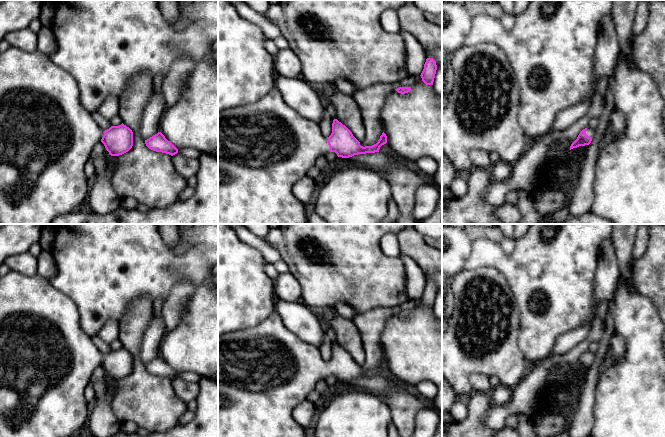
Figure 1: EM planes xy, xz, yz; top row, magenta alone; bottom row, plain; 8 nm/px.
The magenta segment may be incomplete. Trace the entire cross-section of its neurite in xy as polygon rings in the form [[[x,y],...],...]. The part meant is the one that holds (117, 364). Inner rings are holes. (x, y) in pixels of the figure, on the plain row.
[[[10,270],[0,276],[0,437],[69,437],[80,430],[88,421],[88,402],[85,389],[90,384],[93,371],[102,366],[111,380],[128,376],[133,370],[133,356],[123,347],[103,354],[93,343],[92,338],[83,330],[81,318],[75,303],[55,289],[48,280],[35,276],[26,276]]]

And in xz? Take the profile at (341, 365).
[[[274,311],[264,321],[254,327],[232,331],[218,337],[218,437],[305,437],[306,431],[295,421],[292,411],[296,405],[306,400],[308,394],[315,389],[319,380],[326,379],[328,376],[335,376],[338,381],[349,382],[358,378],[375,377],[379,376],[380,371],[386,367],[387,360],[383,356],[376,368],[363,371],[353,360],[352,356],[337,343],[333,344],[331,359],[324,361],[318,347],[304,342],[288,330],[284,326],[279,314]]]

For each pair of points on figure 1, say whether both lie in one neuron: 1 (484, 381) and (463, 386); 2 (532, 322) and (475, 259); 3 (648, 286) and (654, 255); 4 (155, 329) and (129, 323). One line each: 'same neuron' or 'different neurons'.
1: different neurons
2: same neuron
3: same neuron
4: different neurons

